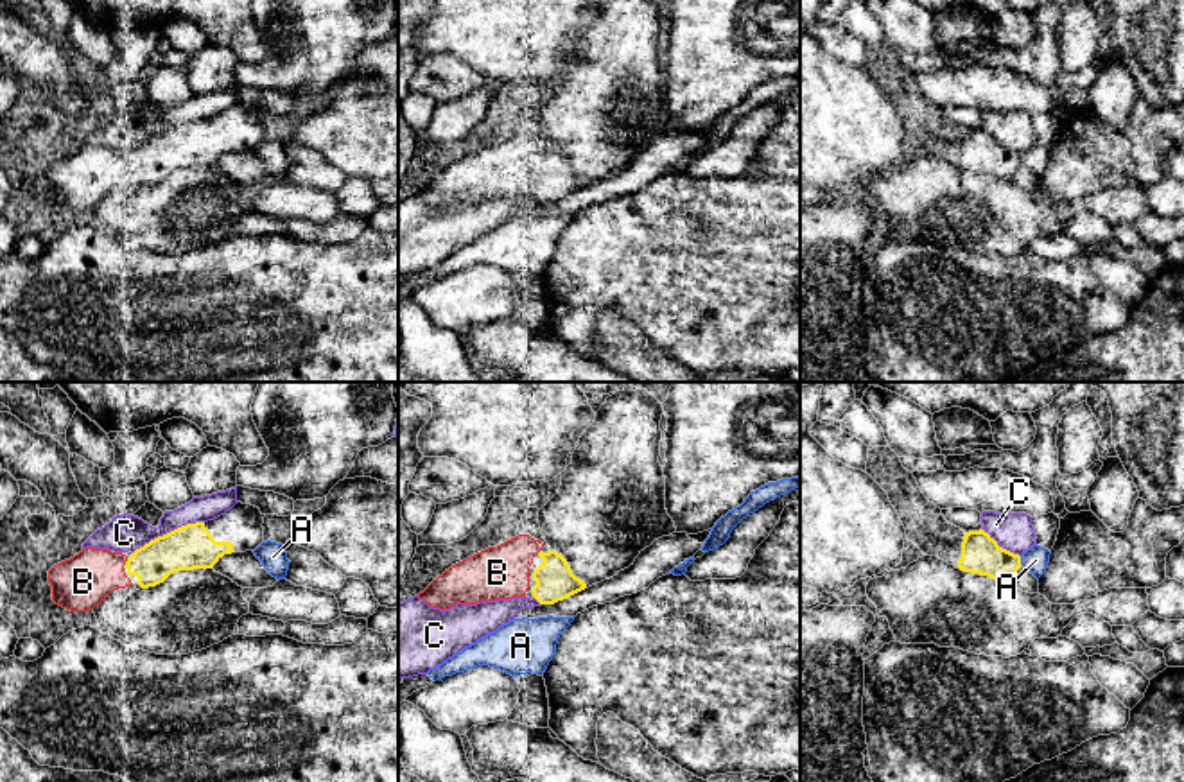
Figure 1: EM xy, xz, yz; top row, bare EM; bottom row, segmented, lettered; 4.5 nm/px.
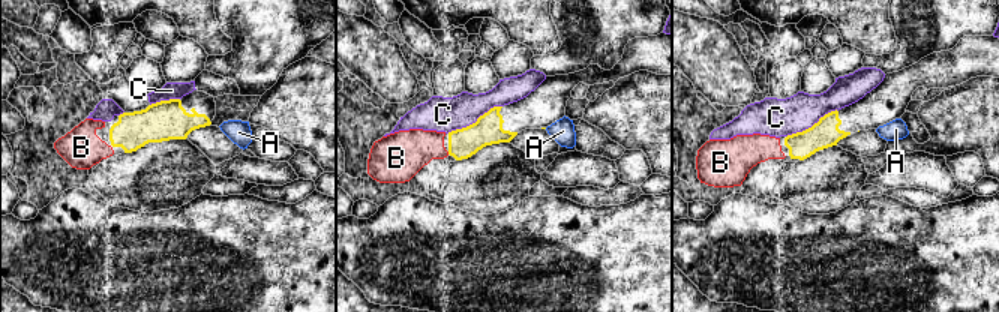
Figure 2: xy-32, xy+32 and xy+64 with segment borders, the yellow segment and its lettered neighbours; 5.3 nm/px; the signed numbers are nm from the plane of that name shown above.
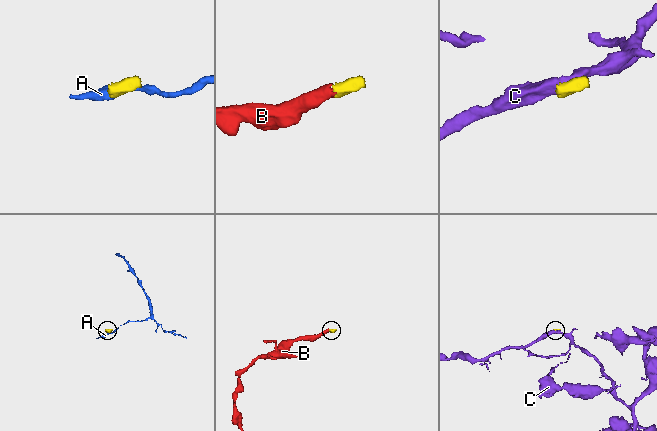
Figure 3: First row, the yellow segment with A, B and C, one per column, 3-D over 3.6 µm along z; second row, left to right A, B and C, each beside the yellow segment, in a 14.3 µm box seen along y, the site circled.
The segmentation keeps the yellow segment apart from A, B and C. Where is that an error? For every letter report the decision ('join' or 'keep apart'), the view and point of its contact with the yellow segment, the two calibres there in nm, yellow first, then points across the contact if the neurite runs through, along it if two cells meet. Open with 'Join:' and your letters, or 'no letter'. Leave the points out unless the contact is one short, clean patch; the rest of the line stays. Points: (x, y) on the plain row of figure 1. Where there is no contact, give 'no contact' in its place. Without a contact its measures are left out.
Join: B
A: keep apart; contact yz (1019, 160); calibres 180 and 120 nm; border yz (1019, 155), (1023, 164)
B: join; contact xy (126, 160); calibres 190 and 240 nm
C: keep apart; contact xy (167, 131); calibres 200 and 160 nm

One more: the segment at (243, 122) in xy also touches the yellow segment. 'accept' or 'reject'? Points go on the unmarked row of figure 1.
accept

